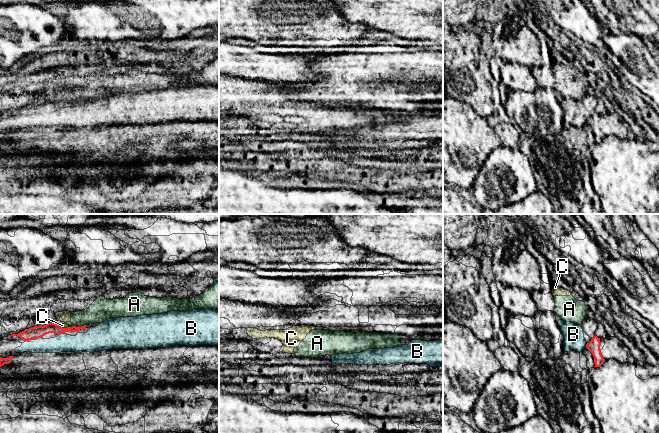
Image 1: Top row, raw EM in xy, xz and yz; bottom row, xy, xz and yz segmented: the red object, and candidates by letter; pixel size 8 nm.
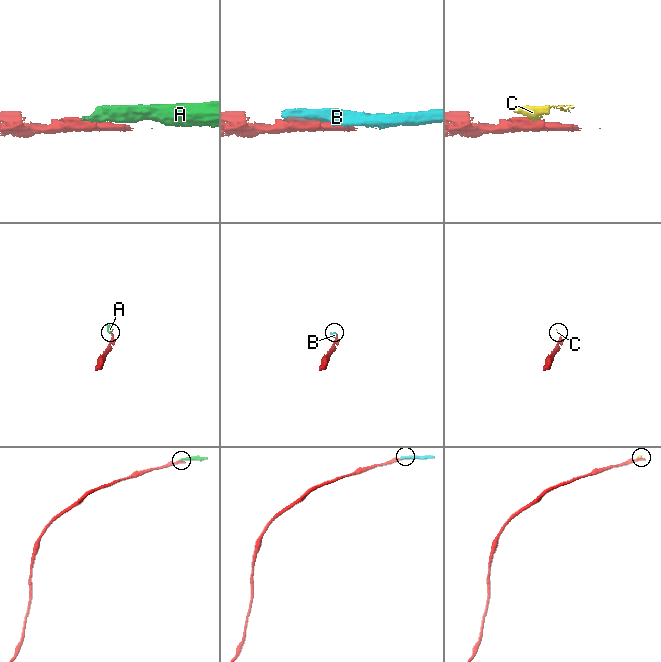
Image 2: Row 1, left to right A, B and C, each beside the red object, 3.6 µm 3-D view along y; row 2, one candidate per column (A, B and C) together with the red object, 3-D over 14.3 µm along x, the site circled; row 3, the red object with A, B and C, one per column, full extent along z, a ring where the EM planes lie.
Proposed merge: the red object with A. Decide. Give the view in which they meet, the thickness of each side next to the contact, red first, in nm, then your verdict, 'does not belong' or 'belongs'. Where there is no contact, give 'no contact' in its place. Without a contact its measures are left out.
contact in xy; calibres 80 and 180 nm; does not belong

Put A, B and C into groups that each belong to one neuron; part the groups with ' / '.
A C / B

